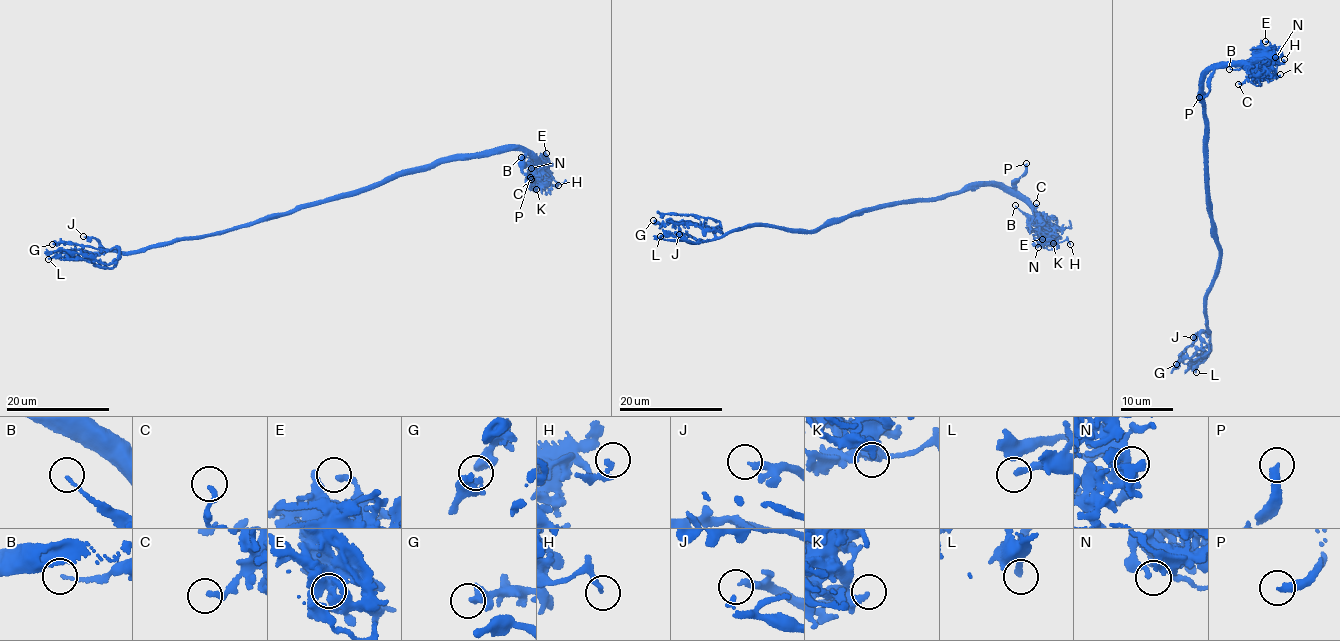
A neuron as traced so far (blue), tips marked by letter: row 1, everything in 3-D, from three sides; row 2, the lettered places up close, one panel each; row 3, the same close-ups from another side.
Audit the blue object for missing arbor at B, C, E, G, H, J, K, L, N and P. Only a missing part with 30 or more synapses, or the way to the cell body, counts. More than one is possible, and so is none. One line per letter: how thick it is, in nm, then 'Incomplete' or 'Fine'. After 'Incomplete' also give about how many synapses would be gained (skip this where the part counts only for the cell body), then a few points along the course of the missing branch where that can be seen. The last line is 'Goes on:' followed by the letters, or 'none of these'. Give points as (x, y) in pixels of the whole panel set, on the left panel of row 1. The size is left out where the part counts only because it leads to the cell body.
B: Thickness 120 nm. Fine
C: Thickness 200 nm. Fine
E: Thickness 280 nm. Fine
G: Thickness 240 nm. Fine
H: Thickness 190 nm. Fine
J: Thickness 280 nm. Fine
K: Thickness 240 nm. Fine
L: Thickness 200 nm. Fine
N: Thickness 190 nm. Fine
P: Thickness 320 nm. Incomplete
Goes on: P

